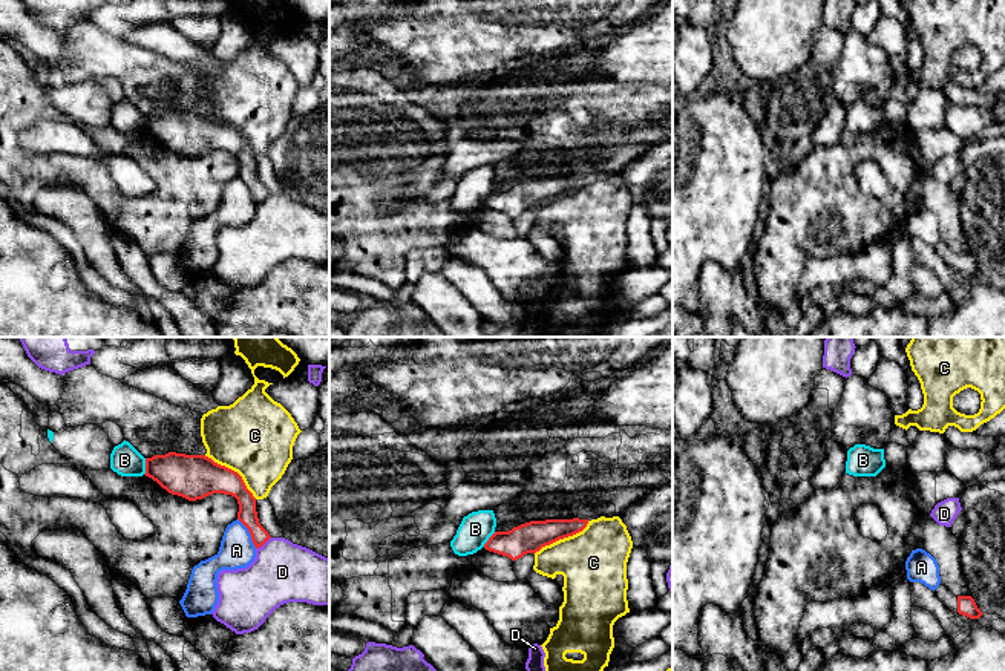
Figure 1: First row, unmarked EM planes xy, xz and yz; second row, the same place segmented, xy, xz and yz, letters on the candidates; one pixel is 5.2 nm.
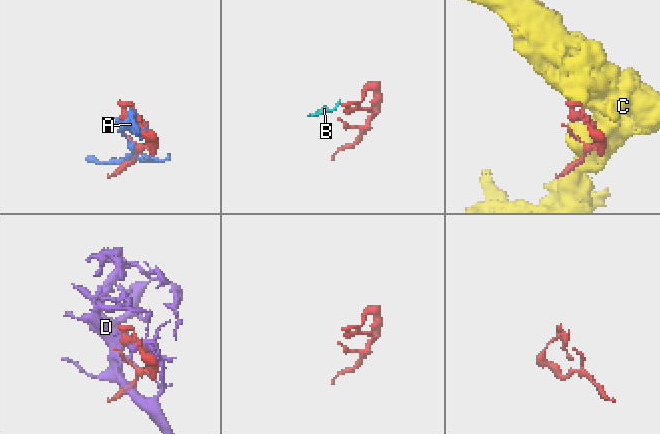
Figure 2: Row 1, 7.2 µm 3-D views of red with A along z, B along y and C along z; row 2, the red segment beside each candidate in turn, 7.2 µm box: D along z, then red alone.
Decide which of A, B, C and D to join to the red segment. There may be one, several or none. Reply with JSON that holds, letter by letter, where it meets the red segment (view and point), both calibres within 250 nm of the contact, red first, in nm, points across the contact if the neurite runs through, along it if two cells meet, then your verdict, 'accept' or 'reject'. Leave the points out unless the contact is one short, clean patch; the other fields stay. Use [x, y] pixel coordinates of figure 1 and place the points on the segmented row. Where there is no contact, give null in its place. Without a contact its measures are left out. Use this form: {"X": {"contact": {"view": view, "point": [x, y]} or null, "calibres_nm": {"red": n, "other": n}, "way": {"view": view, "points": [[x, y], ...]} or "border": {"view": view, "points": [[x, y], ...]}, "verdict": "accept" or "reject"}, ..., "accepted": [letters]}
{"A": {"contact": {"view": "xy", "point": [250, 533]}, "calibres_nm": {"red": 100, "other": 180}, "verdict": "reject"}, "B": {"contact": {"view": "xy", "point": [146, 466]}, "calibres_nm": {"red": 240, "other": 160}, "border": {"view": "xy", "points": [[146, 458], [146, 471], [143, 474]]}, "verdict": "reject"}, "C": {"contact": {"view": "xy", "point": [233, 471]}, "calibres_nm": {"red": 240, "other": 420}, "verdict": "reject"}, "D": {"contact": {"view": "xy", "point": [262, 544]}, "calibres_nm": {"red": 100, "other": 320}, "verdict": "reject"}, "accepted": []}

